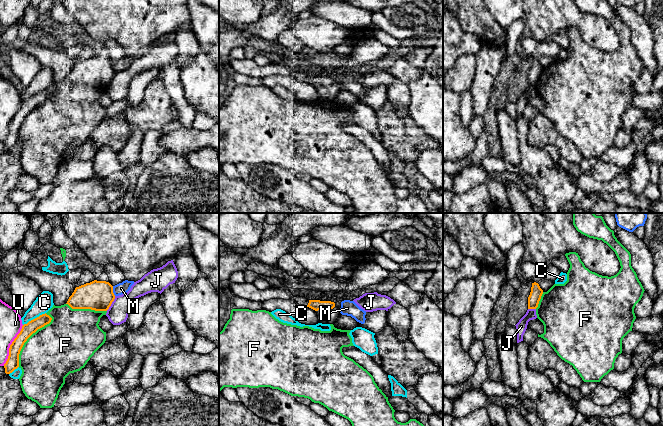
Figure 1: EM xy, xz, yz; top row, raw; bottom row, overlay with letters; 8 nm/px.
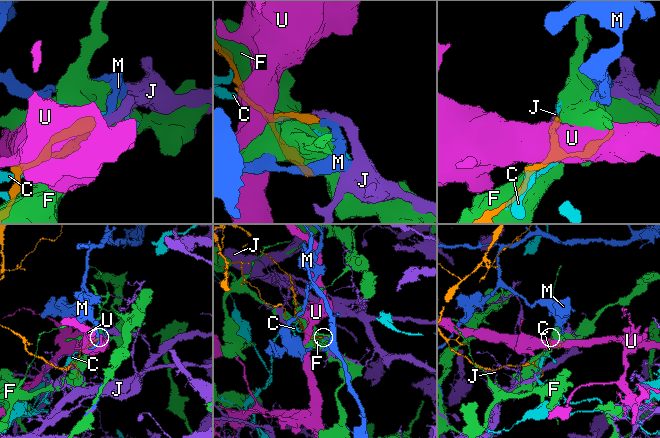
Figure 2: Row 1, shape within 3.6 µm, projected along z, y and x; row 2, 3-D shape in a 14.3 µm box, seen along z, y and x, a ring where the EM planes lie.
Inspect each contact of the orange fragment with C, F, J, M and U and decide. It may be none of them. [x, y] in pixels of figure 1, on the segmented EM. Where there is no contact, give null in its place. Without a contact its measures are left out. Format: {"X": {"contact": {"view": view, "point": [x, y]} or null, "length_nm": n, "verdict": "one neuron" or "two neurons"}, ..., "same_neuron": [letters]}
{"C": {"contact": {"view": "xy", "point": [35, 318]}, "length_nm": 220, "verdict": "two neurons"}, "F": {"contact": {"view": "xy", "point": [28, 337]}, "length_nm": 480, "verdict": "two neurons"}, "J": {"contact": {"view": "xy", "point": [111, 303]}, "length_nm": 140, "verdict": "two neurons"}, "M": {"contact": {"view": "xy", "point": [112, 291]}, "length_nm": 80, "verdict": "two neurons"}, "U": {"contact": {"view": "xy", "point": [10, 345]}, "length_nm": 360, "verdict": "two neurons"}, "same_neuron": []}

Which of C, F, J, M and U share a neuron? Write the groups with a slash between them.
C / F / J / M / U

